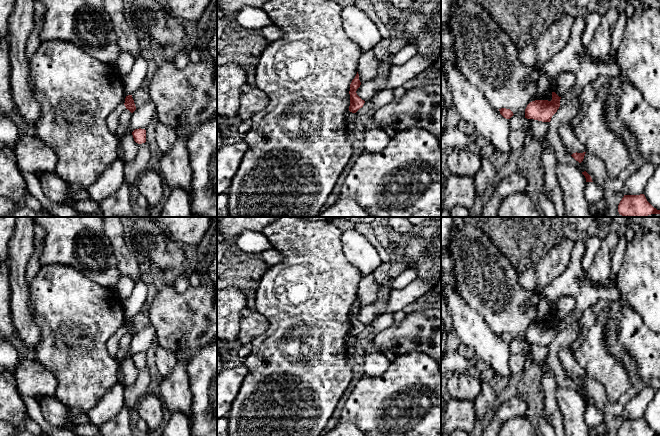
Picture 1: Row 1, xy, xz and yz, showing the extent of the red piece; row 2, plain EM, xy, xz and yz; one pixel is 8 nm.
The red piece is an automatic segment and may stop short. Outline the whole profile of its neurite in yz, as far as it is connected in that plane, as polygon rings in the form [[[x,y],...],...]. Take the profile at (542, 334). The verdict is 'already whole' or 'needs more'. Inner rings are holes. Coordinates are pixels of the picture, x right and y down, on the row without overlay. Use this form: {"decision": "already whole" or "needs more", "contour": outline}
{"decision": "already whole", "contour": [[[552,316],[552,324],[535,324],[530,326],[525,333],[525,342],[542,346],[550,346],[552,340],[560,331],[560,323],[555,316]]]}

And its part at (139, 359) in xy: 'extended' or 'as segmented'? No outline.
as segmented

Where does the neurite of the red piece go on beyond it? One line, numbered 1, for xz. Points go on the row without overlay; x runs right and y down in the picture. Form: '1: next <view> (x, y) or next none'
1: next none

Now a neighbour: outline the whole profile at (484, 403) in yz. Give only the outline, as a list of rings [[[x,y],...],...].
[[[481,380],[482,391],[473,401],[476,410],[476,417],[483,420],[483,423],[489,420],[495,411],[494,403],[496,393],[487,380]]]

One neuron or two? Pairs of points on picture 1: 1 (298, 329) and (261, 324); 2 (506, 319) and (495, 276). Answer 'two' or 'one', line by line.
1: two
2: one

